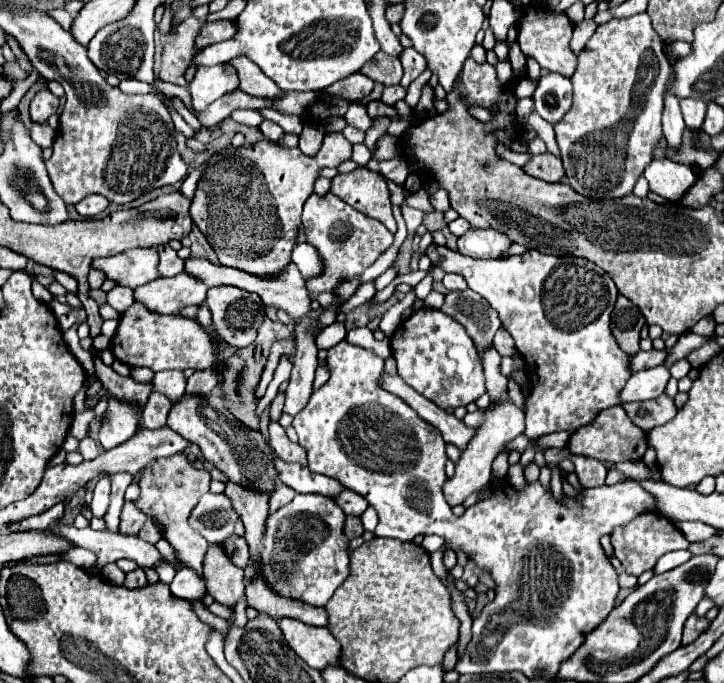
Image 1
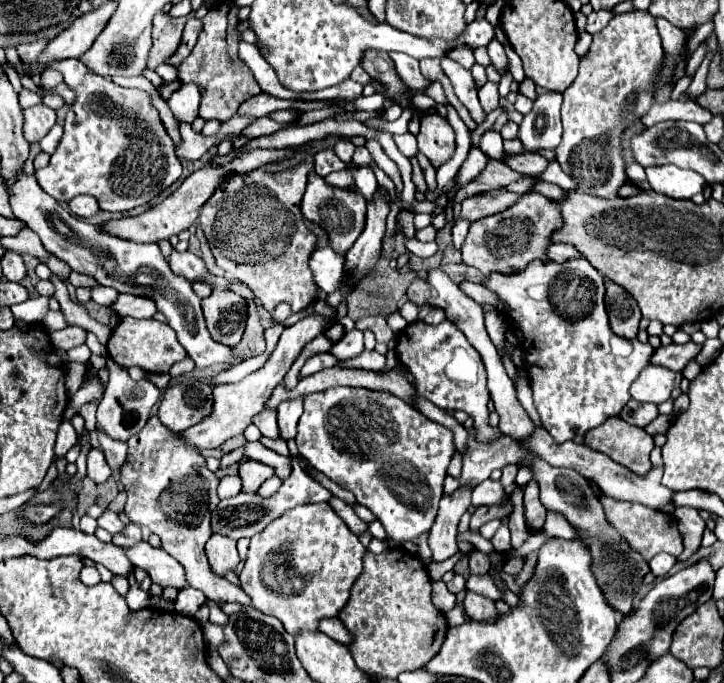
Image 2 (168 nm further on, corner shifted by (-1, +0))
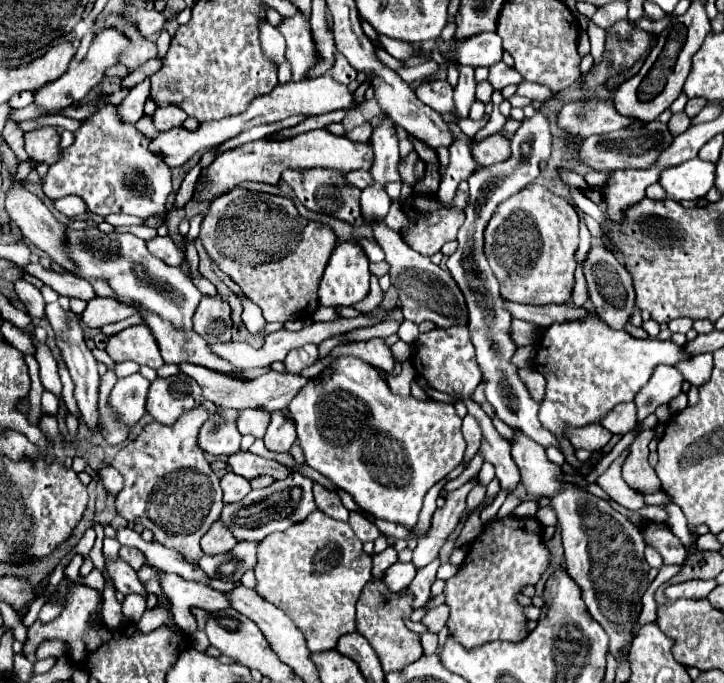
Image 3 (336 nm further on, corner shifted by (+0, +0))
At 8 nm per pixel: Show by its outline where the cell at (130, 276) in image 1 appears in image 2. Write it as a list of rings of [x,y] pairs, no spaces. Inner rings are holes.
[[[25,171],[17,173],[15,181],[9,185],[9,201],[13,215],[25,221],[27,227],[41,237],[45,249],[55,257],[59,257],[61,261],[65,261],[73,271],[91,275],[101,285],[113,287],[119,293],[145,295],[153,299],[157,303],[157,309],[167,317],[167,323],[177,331],[181,345],[189,351],[189,357],[195,361],[195,369],[203,371],[209,365],[233,361],[231,347],[225,347],[211,339],[205,327],[205,317],[201,315],[199,297],[193,293],[191,283],[187,279],[173,275],[173,271],[169,269],[167,261],[159,251],[159,245],[129,243],[125,239],[105,235],[105,231],[101,231],[97,225],[73,217],[67,209],[59,205],[57,199],[41,191],[35,173]]]

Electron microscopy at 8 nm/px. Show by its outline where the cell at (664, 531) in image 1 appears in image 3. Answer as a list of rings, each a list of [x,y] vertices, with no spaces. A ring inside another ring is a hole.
[[[650,523],[642,533],[644,533],[644,539],[662,555],[664,565],[682,565],[686,561],[686,549],[672,535],[668,525]]]

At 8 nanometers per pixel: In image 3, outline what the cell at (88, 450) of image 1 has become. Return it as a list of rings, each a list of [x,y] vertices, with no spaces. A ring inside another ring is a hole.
[[[104,467],[100,471],[100,479],[102,479],[106,491],[112,493],[112,495],[118,495],[122,491],[122,487],[124,487],[124,477],[114,467]]]

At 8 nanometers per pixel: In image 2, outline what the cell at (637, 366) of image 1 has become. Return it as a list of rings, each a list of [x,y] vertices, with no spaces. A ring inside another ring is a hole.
[[[671,343],[669,347],[659,347],[651,355],[653,365],[663,365],[671,371],[683,371],[689,359],[693,359],[701,351],[701,345],[697,343],[685,343],[685,345],[675,345]]]

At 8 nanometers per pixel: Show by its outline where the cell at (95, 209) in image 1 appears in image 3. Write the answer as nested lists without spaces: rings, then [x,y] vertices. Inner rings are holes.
[[[62,197],[54,201],[54,209],[64,213],[66,217],[82,217],[86,215],[86,203],[80,197]]]

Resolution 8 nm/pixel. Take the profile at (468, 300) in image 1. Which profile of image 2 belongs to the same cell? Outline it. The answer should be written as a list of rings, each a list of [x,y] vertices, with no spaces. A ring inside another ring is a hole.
[[[425,303],[421,307],[421,311],[419,311],[419,319],[425,321],[425,323],[431,323],[431,325],[437,325],[437,323],[445,321],[447,317],[445,317],[445,311],[441,307],[435,307],[431,303]]]

